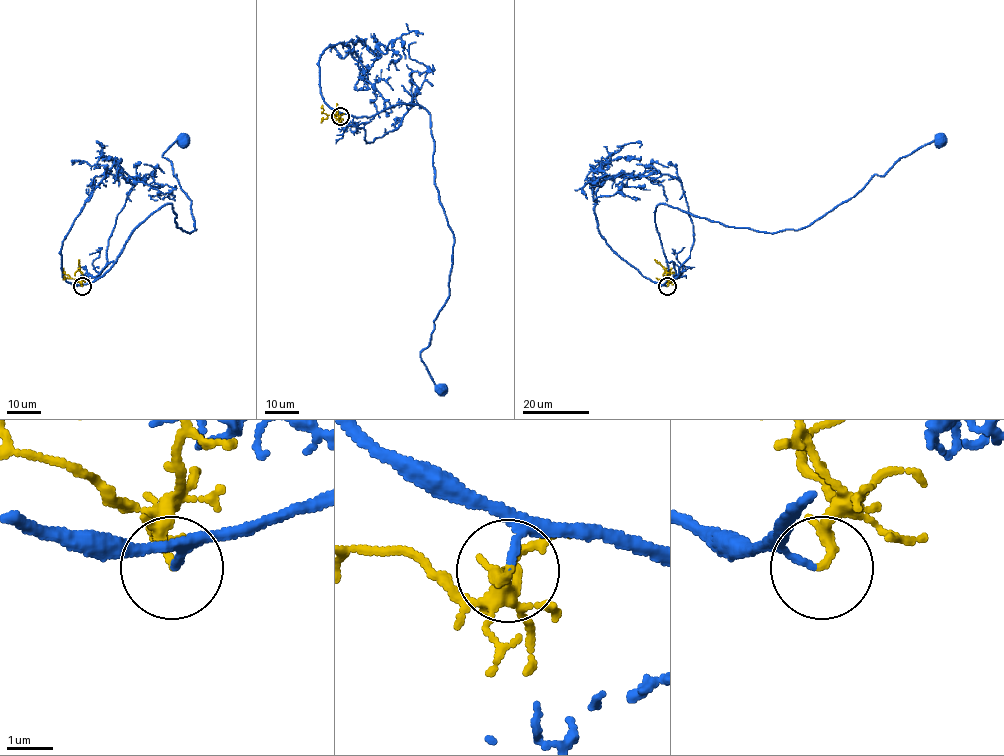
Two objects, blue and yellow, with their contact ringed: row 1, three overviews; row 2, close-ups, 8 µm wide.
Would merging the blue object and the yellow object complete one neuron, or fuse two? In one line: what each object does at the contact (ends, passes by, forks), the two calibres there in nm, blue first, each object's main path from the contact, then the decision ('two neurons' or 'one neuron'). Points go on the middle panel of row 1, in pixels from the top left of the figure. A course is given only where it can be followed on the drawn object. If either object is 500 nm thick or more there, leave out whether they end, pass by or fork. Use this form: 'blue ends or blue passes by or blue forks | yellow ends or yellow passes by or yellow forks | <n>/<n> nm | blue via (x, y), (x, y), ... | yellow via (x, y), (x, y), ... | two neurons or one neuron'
blue ends | yellow passes by | 120/160 nm | blue via (340, 117), (400, 104), (430, 115), (453, 249), (449, 297), (420, 359), (440, 389) | yellow via (340, 117), (336, 103) | one neuron

